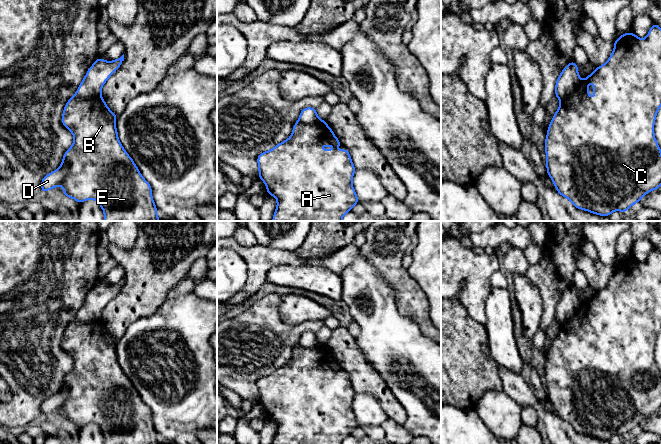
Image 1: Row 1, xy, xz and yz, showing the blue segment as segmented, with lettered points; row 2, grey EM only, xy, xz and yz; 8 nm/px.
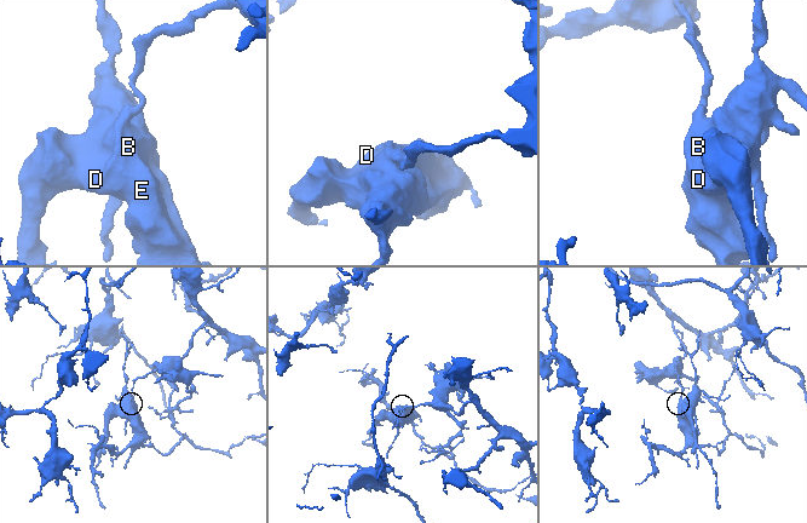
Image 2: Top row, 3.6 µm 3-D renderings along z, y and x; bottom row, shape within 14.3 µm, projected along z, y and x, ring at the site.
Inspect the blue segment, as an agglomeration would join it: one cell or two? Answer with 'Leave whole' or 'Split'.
Leave whole

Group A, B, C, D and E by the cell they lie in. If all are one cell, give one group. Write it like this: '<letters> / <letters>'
A B C D E

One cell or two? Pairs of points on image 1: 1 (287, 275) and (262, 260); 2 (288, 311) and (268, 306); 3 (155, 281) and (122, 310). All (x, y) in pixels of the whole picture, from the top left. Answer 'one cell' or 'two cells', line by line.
1: two cells
2: two cells
3: one cell

